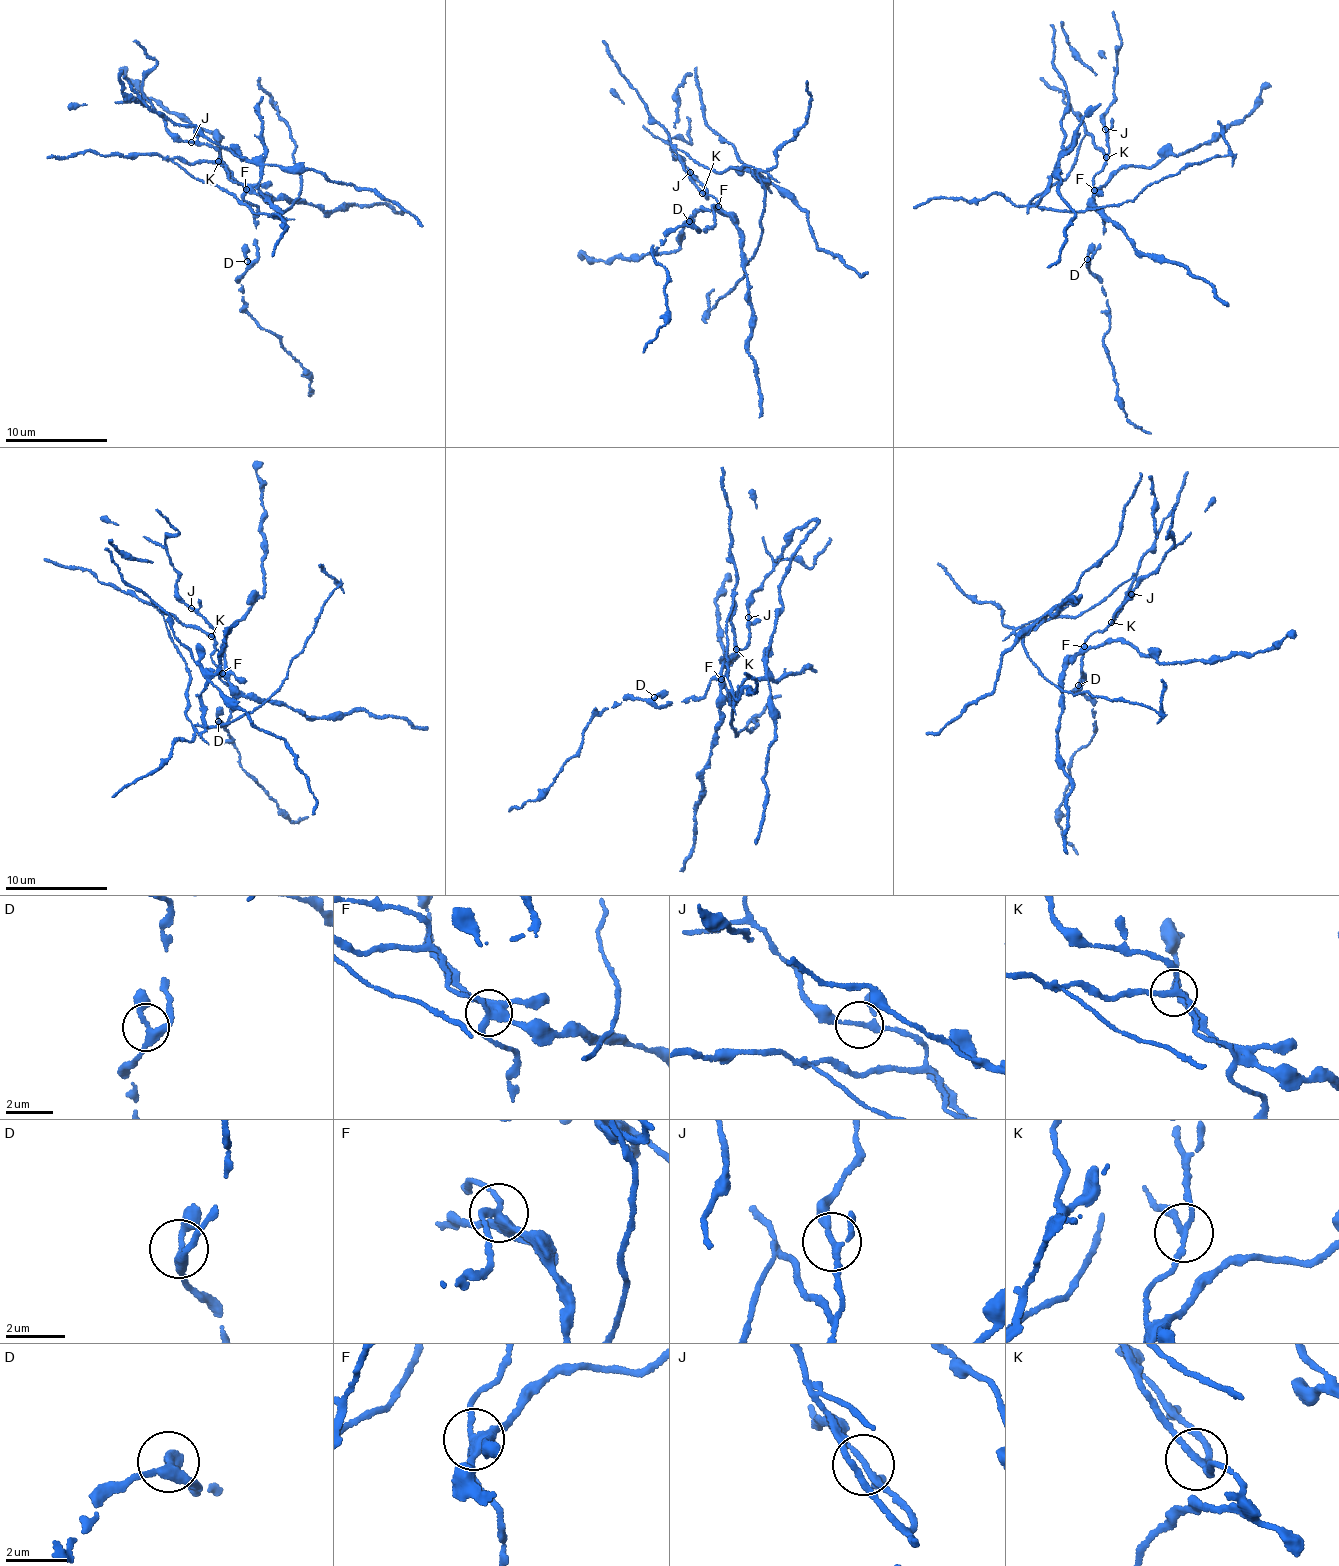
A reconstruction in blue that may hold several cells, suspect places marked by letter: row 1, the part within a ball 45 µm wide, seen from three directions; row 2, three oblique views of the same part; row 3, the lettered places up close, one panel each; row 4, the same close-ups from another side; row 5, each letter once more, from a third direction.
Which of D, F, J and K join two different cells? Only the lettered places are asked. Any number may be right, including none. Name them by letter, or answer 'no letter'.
F, K

